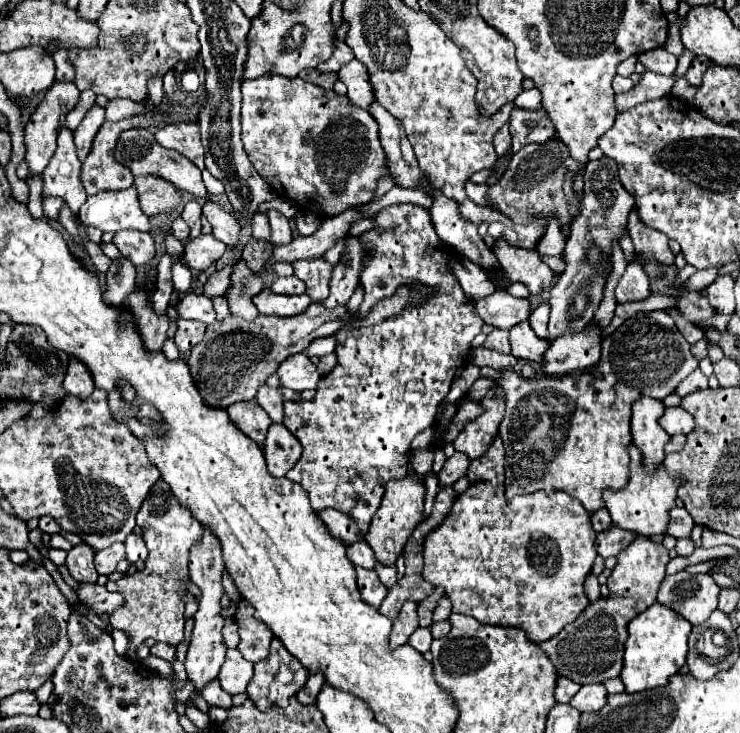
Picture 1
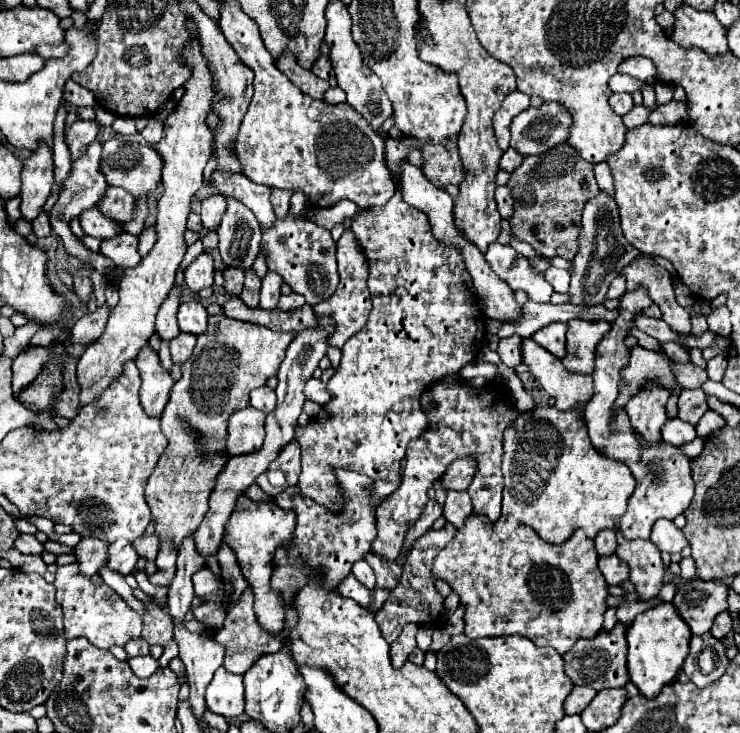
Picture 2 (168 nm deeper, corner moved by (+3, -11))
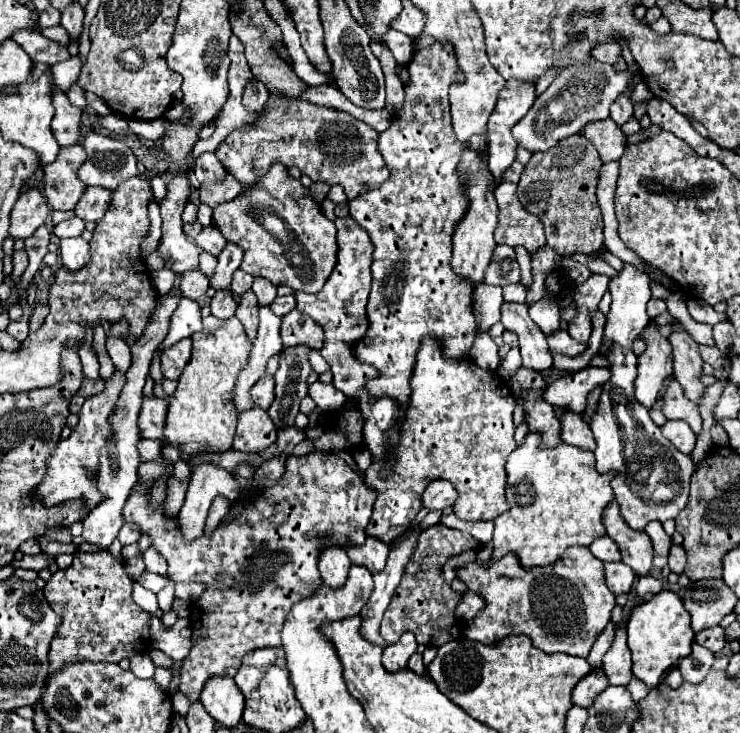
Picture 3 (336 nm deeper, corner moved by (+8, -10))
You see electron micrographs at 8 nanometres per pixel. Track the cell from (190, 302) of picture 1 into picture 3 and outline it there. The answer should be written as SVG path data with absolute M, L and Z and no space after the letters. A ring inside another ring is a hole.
M180 298L180 304L172 314L170 332L164 338L164 342L160 344L160 350L170 348L172 344L180 342L182 338L190 338L198 330L202 330L202 318L200 318L198 302L194 302L190 298Z

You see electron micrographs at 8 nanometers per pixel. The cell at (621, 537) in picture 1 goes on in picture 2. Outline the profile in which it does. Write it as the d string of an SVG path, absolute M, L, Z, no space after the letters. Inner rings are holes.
M617 555L599 557L599 569L609 585L619 585L621 581L625 581L629 577L627 563L623 563Z

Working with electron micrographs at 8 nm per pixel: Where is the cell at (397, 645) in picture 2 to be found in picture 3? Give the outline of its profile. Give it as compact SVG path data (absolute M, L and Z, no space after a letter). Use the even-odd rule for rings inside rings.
M404 632L400 636L398 642L390 644L386 650L384 650L384 658L382 658L382 664L388 672L398 672L398 670L404 670L408 666L408 660L410 656L416 652L418 644L416 644L416 638L412 632Z

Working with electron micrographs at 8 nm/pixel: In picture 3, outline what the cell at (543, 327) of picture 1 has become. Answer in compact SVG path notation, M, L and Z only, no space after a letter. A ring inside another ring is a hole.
M564 330L554 332L548 338L548 346L550 346L550 352L560 352L566 356L580 356L588 348L588 344L582 346L580 342L574 342L574 338L570 338L570 334Z

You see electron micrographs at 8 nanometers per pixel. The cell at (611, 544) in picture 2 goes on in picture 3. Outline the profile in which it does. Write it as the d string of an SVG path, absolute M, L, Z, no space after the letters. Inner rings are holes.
M602 536L602 538L594 540L590 544L590 550L602 562L618 562L620 560L620 548L618 548L618 544L612 538L608 538L608 536Z

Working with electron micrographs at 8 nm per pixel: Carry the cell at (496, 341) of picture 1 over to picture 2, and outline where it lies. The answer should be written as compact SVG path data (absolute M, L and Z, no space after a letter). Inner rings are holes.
M513 335L513 337L501 339L499 347L497 347L497 353L499 353L499 357L505 365L517 367L521 363L521 337Z

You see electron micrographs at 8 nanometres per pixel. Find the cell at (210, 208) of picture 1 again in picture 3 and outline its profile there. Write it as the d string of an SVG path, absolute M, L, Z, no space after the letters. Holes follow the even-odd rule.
M226 172L222 182L206 182L206 186L200 186L200 202L216 208L218 204L234 200L242 190L244 186L234 176L230 176L230 172Z

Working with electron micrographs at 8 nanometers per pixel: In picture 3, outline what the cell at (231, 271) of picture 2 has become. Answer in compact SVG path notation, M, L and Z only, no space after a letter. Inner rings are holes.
M236 270L234 272L234 280L232 280L232 292L238 294L238 296L242 296L246 290L250 290L252 282L254 282L254 276L250 276L244 270Z

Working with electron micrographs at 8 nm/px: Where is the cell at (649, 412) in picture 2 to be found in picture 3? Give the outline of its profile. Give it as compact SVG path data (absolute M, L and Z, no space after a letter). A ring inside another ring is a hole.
M654 322L644 328L642 340L646 352L638 358L636 400L650 410L656 404L666 378L672 374L672 346L668 338L658 332Z

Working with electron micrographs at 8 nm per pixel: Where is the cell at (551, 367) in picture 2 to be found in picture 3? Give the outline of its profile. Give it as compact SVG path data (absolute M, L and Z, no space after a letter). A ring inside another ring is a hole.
M564 410L560 414L560 422L562 422L562 440L570 446L580 446L582 450L590 450L594 452L594 436L590 426L584 422L582 414L574 414Z

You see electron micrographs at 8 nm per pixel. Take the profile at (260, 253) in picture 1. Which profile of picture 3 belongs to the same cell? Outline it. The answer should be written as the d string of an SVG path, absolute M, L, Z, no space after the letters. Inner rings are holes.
M248 290L240 304L238 304L238 310L236 310L236 316L238 320L242 322L248 338L254 340L254 334L258 332L258 302L256 302L256 296L252 290Z

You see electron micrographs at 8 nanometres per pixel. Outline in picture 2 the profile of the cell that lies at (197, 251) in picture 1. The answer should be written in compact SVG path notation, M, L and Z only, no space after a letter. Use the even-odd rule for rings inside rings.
M203 251L187 269L185 269L185 283L191 291L201 291L203 287L213 287L213 275L215 273L215 263L213 257Z

